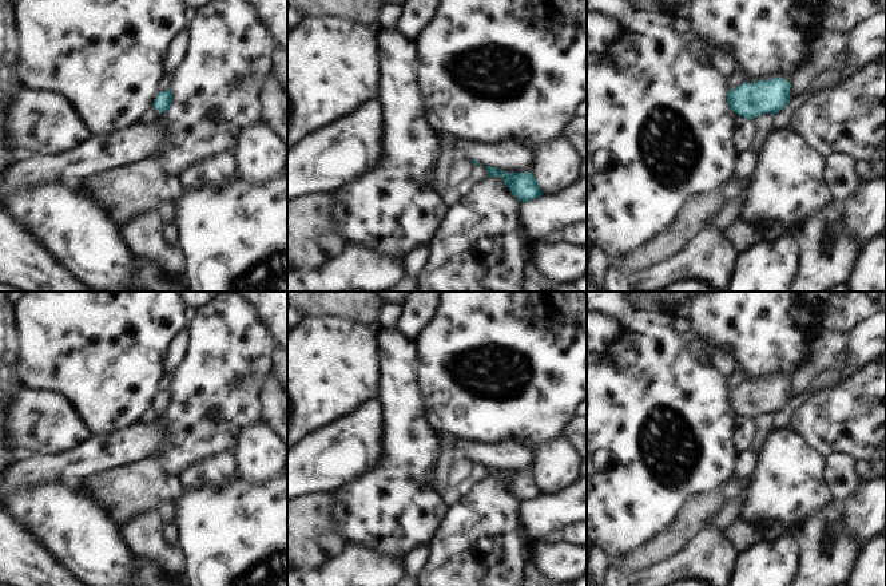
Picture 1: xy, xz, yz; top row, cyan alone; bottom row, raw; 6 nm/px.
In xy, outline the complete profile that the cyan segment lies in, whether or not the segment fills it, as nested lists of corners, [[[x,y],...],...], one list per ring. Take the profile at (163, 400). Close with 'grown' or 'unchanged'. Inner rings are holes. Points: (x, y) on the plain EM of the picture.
[[[171,389],[160,391],[156,395],[154,404],[151,405],[150,411],[144,417],[148,420],[156,419],[159,415],[162,415],[164,411],[170,408],[171,403],[172,403],[172,391]]] | grown

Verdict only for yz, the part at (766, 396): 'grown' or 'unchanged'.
unchanged

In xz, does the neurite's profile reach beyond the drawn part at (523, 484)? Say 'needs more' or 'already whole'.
already whole

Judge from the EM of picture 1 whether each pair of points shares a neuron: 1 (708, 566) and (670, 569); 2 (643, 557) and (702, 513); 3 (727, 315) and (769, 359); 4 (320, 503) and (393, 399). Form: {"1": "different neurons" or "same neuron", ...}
{"1": "same neuron", "2": "same neuron", "3": "same neuron", "4": "different neurons"}

